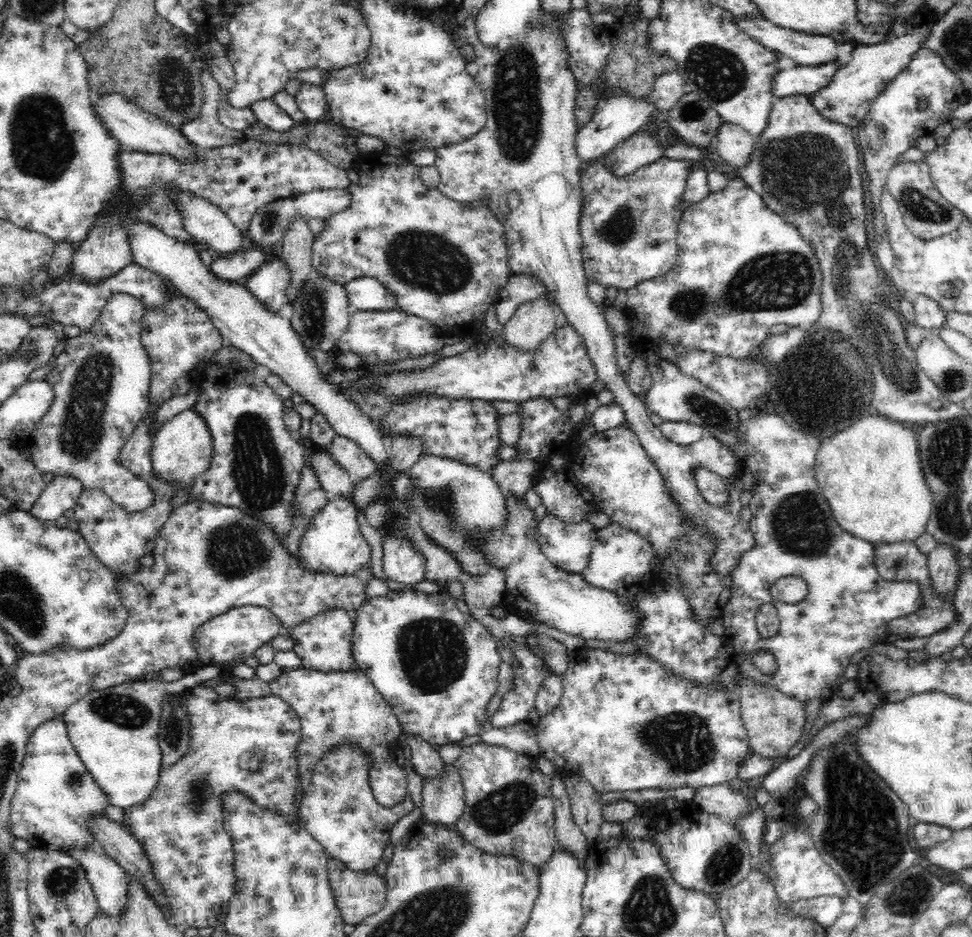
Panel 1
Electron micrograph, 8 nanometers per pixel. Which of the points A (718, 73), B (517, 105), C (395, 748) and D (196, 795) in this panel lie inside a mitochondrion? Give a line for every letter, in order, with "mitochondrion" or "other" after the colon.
A: mitochondrion
B: mitochondrion
C: other
D: mitochondrion

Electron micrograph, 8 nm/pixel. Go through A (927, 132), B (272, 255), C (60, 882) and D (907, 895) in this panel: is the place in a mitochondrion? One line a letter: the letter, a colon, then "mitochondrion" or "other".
A: other
B: other
C: mitochondrion
D: mitochondrion

